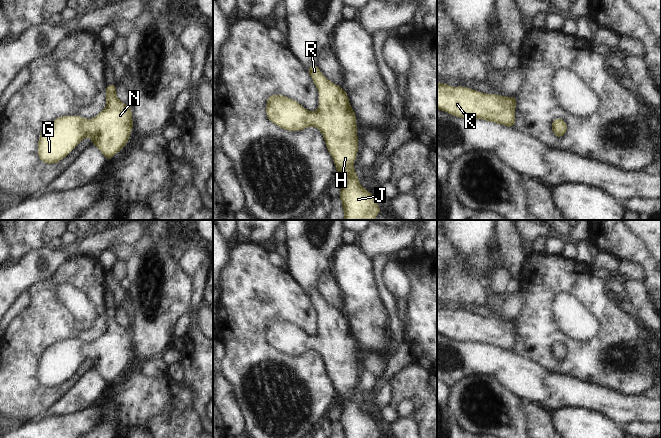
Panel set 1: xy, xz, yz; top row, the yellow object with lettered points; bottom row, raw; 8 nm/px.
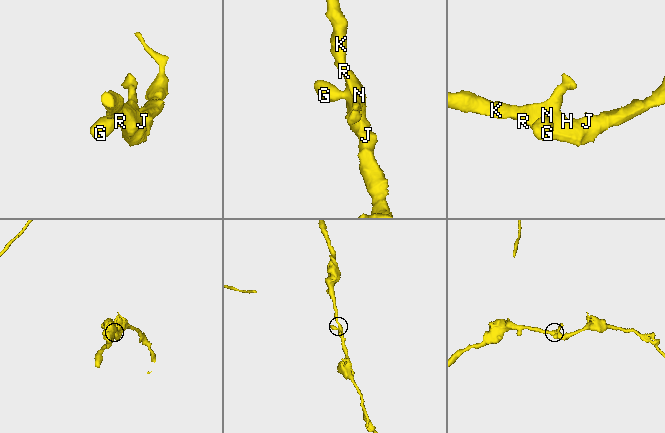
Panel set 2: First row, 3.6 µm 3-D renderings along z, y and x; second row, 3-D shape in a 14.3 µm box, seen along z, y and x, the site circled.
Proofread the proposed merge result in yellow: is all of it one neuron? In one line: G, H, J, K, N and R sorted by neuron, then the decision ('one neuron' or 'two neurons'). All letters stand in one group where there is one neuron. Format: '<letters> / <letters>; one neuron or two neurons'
G H J K N R; one neuron

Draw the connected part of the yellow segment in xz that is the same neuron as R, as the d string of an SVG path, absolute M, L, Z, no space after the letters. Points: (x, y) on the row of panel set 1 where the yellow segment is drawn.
M316 64L307 69L320 92L317 111L312 113L284 95L269 95L268 120L289 131L301 131L307 126L319 128L342 184L338 197L342 200L344 220L373 220L381 210L375 197L361 187L354 171L358 151L357 117L348 96L343 88L330 82Z

